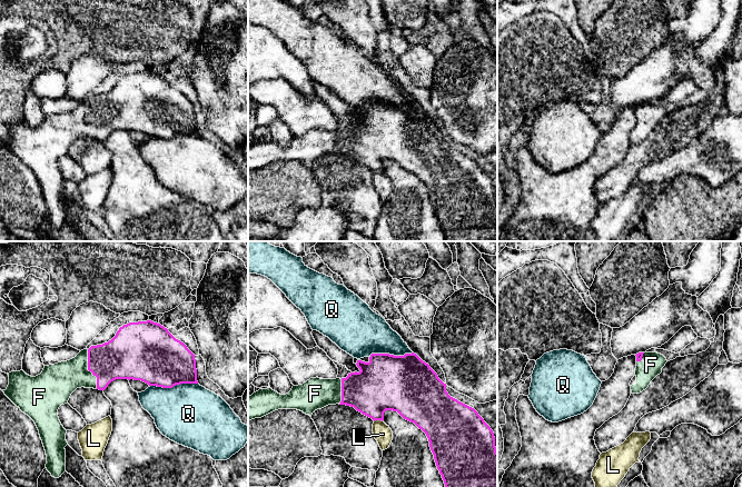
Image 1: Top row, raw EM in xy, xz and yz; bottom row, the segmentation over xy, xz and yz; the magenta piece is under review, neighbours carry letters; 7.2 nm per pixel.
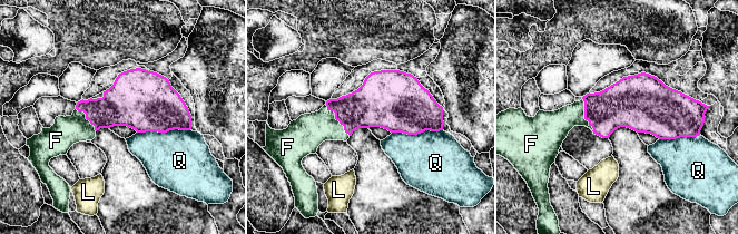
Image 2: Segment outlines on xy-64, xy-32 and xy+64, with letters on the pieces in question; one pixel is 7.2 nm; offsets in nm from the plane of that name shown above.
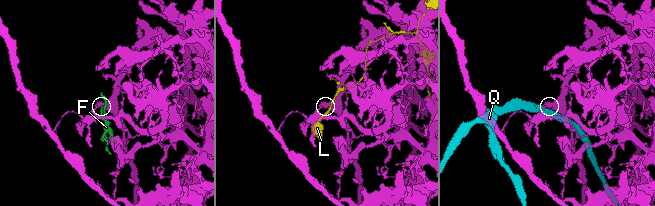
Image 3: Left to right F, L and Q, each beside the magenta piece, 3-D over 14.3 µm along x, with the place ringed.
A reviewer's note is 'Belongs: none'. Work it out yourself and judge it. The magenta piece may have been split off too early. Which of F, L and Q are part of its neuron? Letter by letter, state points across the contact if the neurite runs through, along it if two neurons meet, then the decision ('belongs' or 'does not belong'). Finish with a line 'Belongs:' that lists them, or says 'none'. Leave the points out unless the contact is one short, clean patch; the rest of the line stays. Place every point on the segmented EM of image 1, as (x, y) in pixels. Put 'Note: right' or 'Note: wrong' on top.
Note: wrong
F: across xy (120, 358), (88, 369), (71, 374), (57, 383) | belongs
L: does not belong
Q: does not belong
Belongs: F

